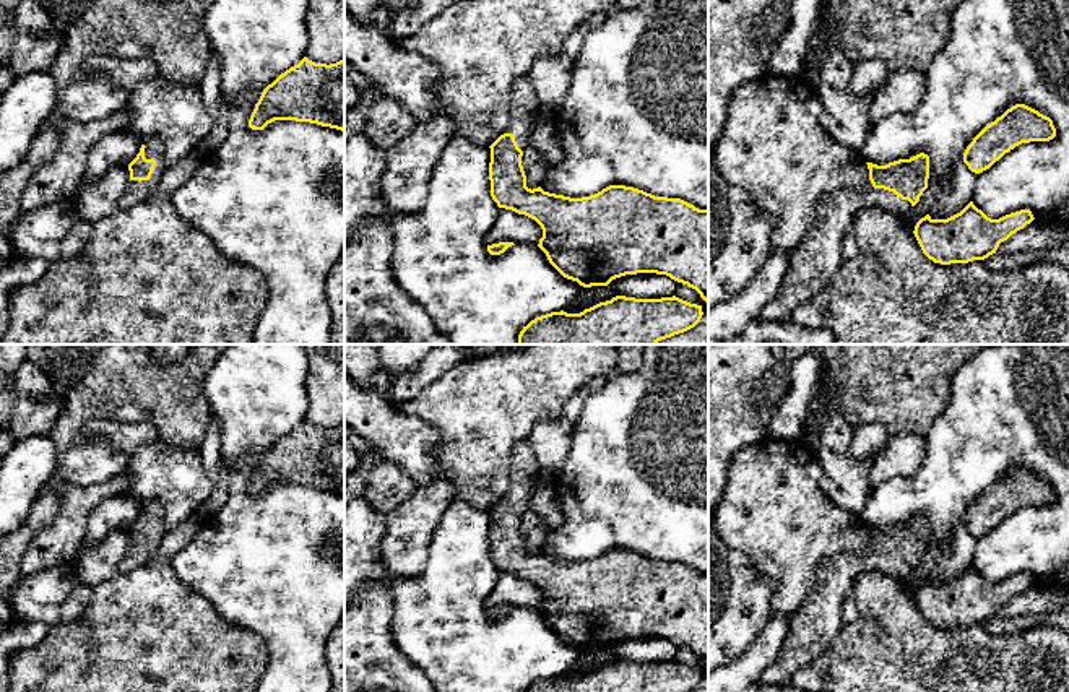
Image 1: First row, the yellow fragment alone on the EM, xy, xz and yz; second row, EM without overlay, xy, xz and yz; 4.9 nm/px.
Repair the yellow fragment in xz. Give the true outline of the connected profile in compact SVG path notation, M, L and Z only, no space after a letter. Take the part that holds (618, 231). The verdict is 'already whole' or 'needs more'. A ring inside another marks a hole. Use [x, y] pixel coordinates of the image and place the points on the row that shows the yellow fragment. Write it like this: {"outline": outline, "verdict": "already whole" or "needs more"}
{"outline": "M520 76L510 88L510 119L502 135L489 146L489 180L491 197L499 208L512 210L534 219L543 237L538 247L546 253L549 263L567 279L577 281L583 288L608 286L612 279L637 275L656 273L687 284L695 289L700 297L708 302L708 210L699 210L681 198L655 197L643 190L609 185L601 192L570 198L544 192L541 187L528 188L526 175L522 166L523 151L530 146L530 132L533 122L539 117L539 99L530 78Z", "verdict": "needs more"}

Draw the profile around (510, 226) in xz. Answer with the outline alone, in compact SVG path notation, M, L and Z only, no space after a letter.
M500 208L494 227L486 236L486 245L513 242L538 247L541 237L543 229L534 219L512 210Z

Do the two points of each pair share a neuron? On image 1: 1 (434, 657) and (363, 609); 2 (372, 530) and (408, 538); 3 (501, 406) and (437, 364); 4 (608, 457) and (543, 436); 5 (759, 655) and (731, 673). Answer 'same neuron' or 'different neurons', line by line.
1: different neurons
2: different neurons
3: different neurons
4: different neurons
5: same neuron

